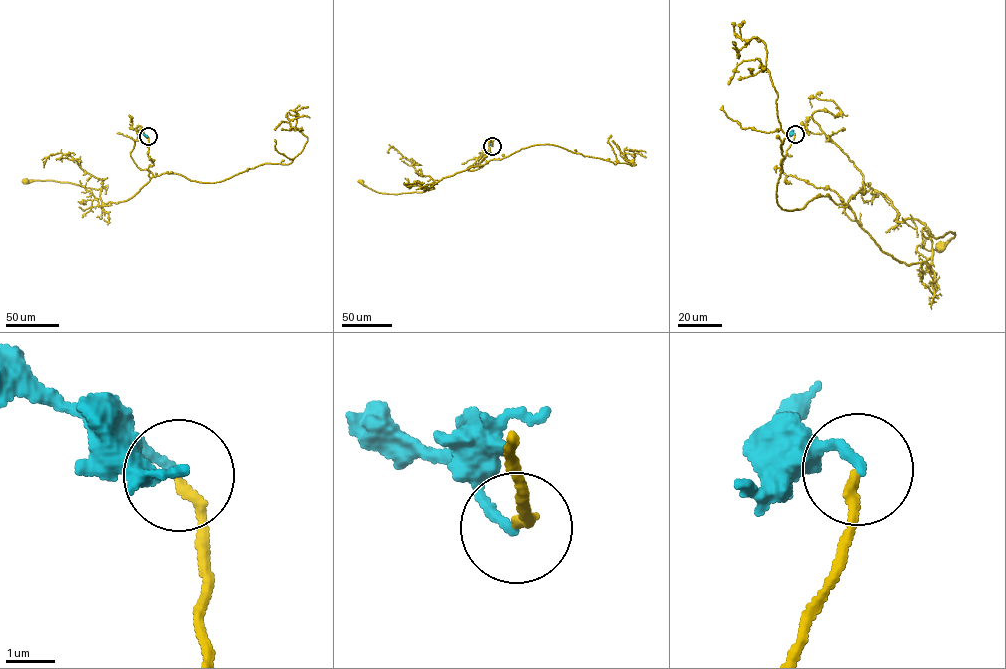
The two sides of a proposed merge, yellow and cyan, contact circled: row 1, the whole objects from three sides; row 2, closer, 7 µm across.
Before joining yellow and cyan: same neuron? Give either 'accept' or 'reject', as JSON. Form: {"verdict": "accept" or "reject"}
{"verdict": "accept"}

